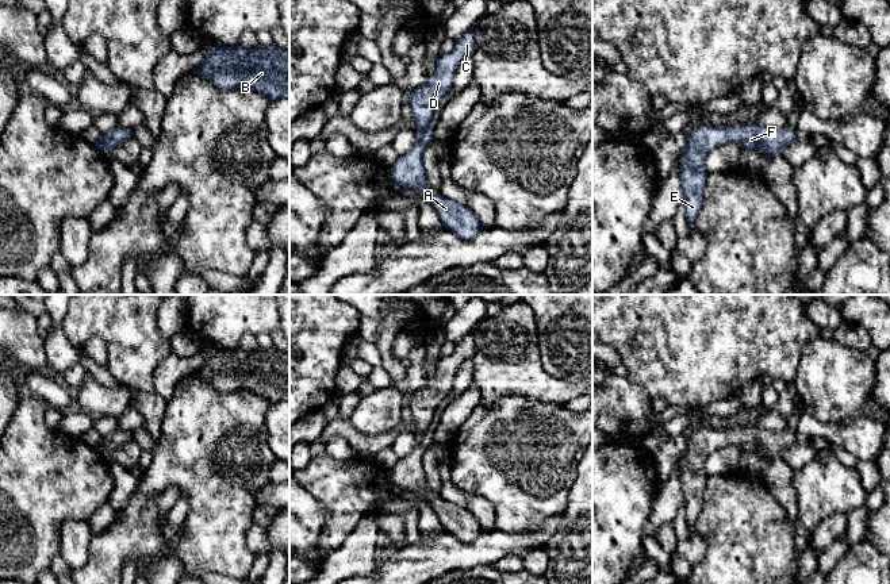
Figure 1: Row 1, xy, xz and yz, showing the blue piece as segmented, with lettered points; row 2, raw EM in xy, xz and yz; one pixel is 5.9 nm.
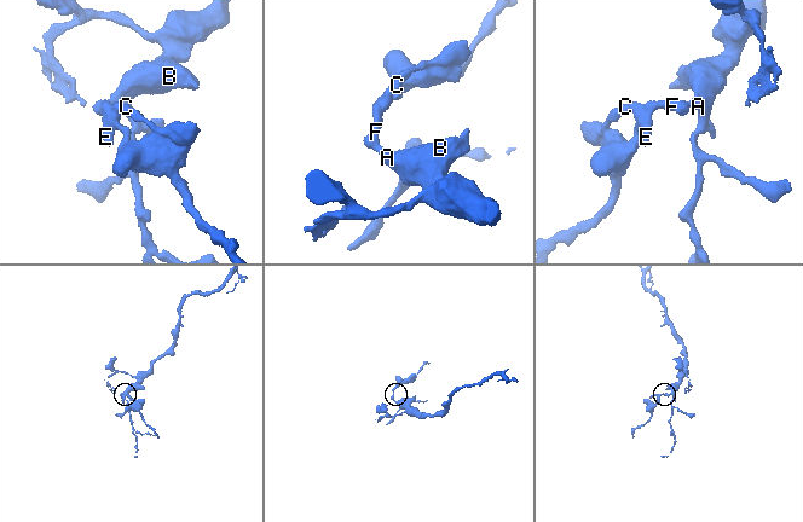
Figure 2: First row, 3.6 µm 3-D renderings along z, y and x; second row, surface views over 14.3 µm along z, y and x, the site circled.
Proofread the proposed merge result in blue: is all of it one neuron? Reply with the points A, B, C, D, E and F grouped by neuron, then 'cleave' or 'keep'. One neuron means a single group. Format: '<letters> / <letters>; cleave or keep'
A B C D E F; keep

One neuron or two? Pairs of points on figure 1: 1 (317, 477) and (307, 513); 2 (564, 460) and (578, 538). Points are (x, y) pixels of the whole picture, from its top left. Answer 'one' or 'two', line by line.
1: two
2: two

